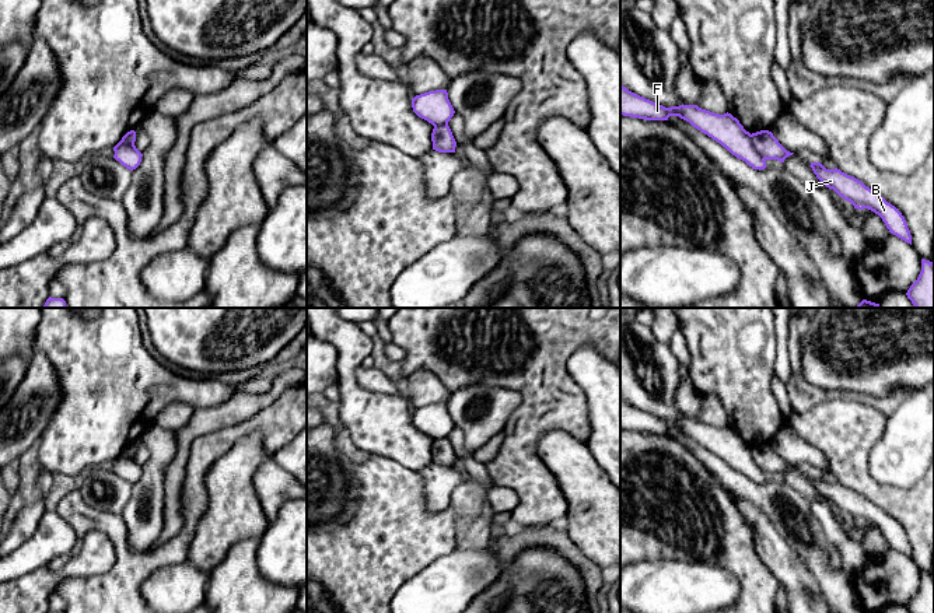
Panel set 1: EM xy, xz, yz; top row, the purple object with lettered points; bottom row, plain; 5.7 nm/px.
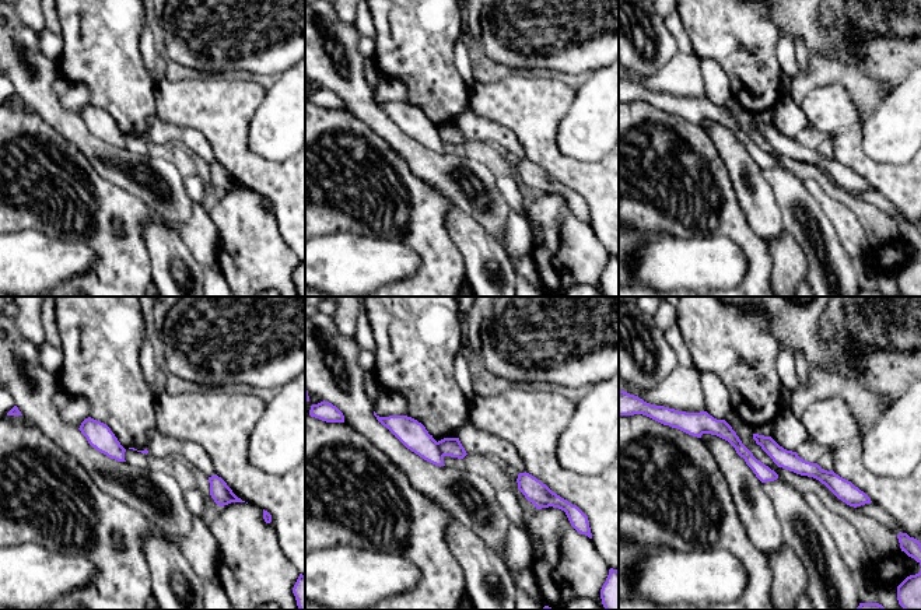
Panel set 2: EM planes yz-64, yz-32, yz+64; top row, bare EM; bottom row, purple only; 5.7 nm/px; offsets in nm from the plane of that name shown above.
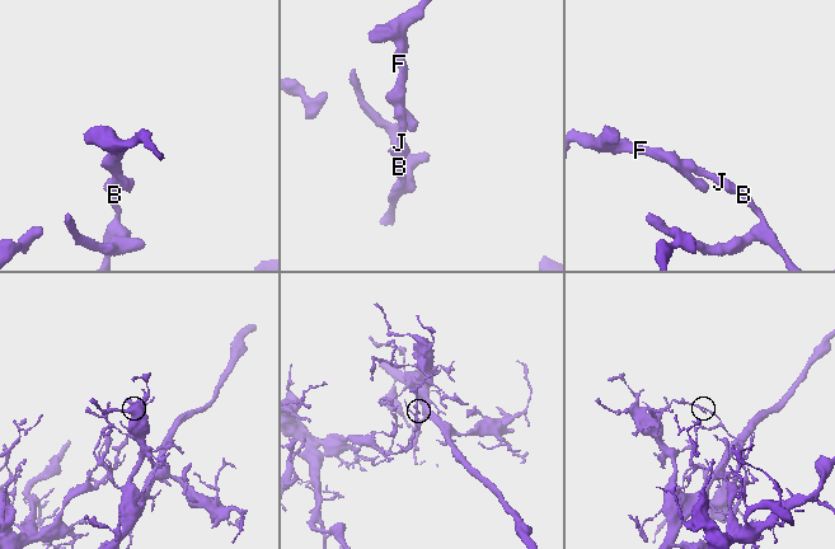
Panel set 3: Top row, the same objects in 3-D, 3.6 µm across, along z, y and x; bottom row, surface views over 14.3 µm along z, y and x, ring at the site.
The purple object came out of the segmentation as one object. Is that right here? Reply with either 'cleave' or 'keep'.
cleave

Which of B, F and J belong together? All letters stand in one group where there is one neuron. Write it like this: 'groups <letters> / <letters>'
groups B J / F

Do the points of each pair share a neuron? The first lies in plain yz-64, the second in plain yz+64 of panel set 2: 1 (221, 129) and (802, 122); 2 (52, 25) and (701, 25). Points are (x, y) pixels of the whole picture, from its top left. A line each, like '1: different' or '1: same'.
1: different
2: different

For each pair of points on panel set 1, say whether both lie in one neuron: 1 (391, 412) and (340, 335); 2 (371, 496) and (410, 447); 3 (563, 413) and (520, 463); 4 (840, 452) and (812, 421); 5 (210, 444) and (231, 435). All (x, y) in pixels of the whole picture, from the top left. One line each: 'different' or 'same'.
1: same
2: different
3: same
4: same
5: same

